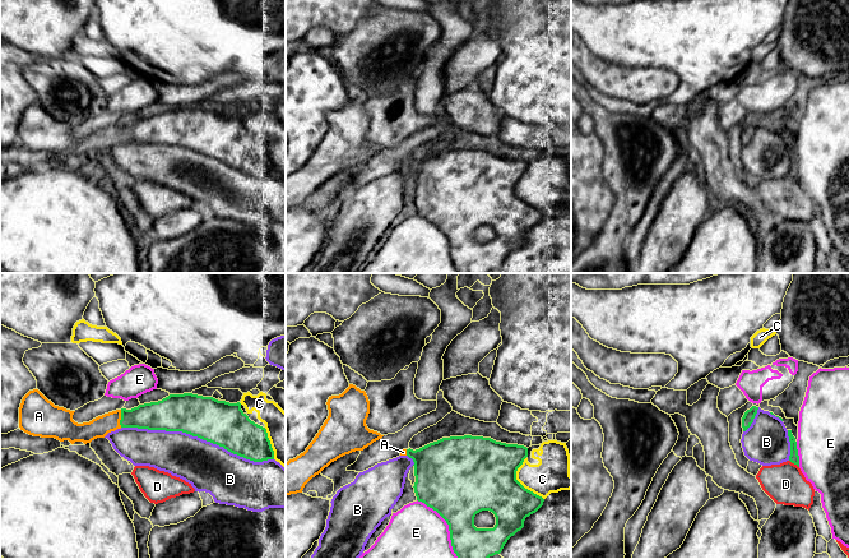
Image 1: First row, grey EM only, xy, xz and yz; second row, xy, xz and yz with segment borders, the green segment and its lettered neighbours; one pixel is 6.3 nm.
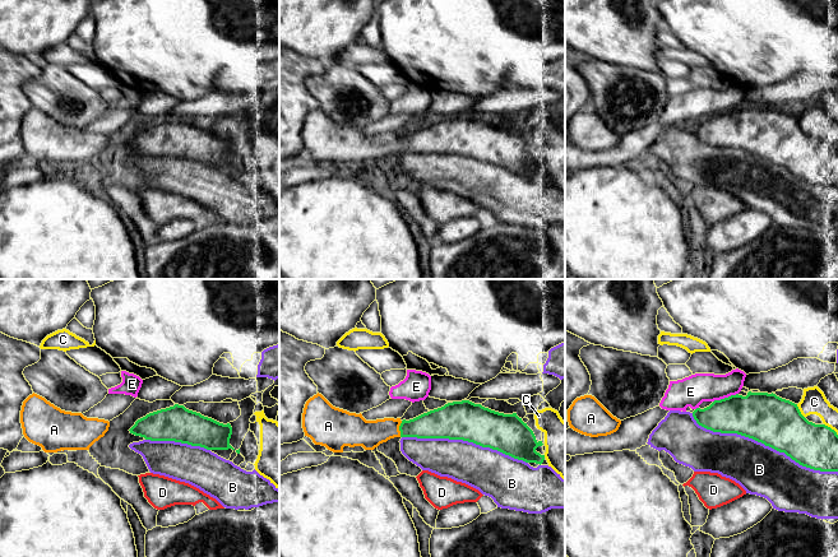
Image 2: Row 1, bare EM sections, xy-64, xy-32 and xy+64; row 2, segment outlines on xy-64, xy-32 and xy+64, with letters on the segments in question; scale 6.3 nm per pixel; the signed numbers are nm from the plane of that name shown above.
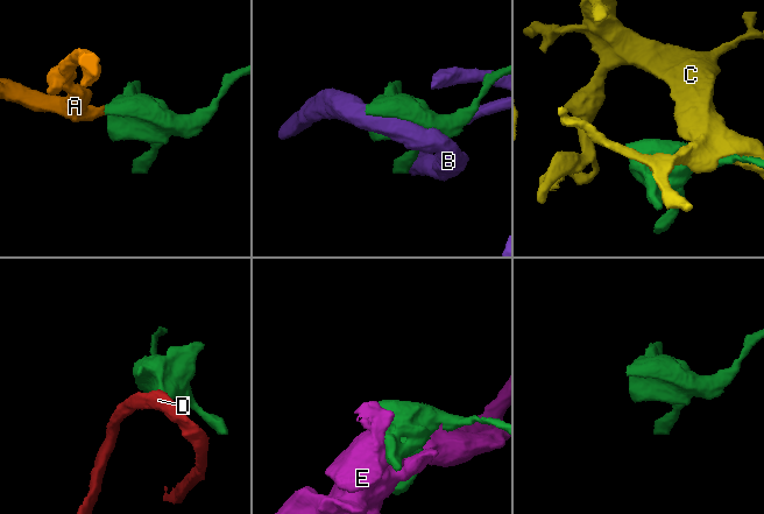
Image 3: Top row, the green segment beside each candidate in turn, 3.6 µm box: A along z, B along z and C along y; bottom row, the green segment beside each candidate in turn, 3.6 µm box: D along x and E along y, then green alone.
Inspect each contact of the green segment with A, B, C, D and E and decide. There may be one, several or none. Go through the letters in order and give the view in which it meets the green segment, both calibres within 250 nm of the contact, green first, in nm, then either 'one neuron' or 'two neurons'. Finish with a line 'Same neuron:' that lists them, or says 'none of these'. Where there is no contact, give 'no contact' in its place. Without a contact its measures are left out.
A: meets green in xy; 180 nm thick on the green side, 130 nm on the other; one neuron
B: meets green in xy; 280 nm thick on the green side, 300 nm on the other; two neurons
C: meets green in xz; 460 nm thick on the green side, 220 nm on the other; two neurons
D: meets green in yz; 60 nm thick on the green side, 260 nm on the other; two neurons
E: meets green in xz; 400 nm thick on the green side, 440 nm on the other; two neurons
Same neuron: A

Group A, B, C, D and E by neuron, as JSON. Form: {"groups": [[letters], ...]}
{"groups": [["A"], ["B", "D"], ["C"], ["E"]]}

